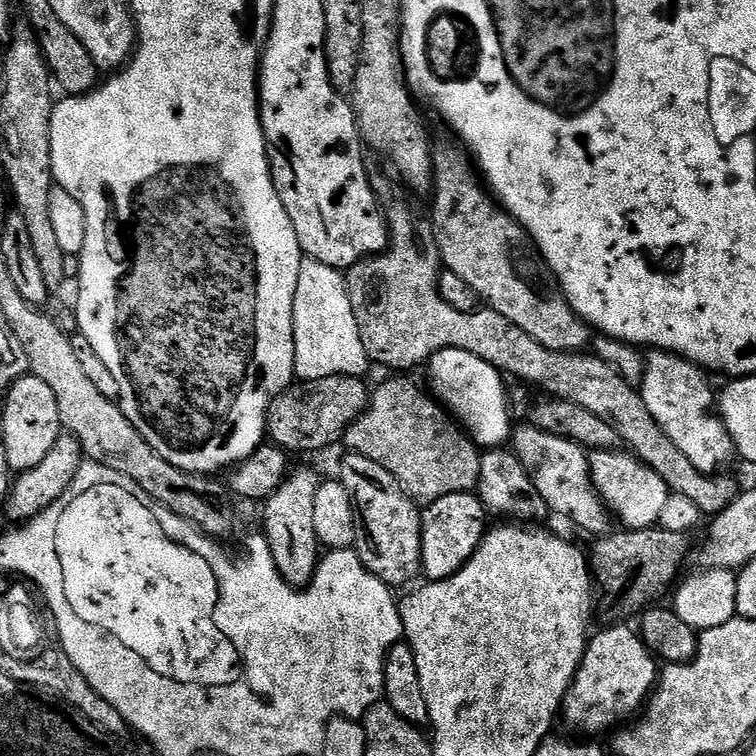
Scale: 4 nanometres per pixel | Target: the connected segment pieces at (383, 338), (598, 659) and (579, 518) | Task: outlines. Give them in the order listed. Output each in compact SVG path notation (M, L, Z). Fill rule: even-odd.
M375 154L365 159L364 169L370 190L388 225L388 247L376 256L360 260L354 267L347 269L346 287L362 346L373 365L416 368L419 364L420 367L427 365L433 354L447 348L466 350L482 358L482 362L497 368L505 377L517 376L520 379L518 381L525 385L533 389L541 388L544 391L541 393L557 400L583 406L590 410L590 414L602 418L602 422L614 426L623 447L636 459L650 466L650 470L654 470L654 474L666 482L669 493L677 492L682 494L682 498L690 498L690 502L698 506L701 514L721 512L730 504L738 494L735 482L725 474L694 470L678 446L674 446L658 422L654 422L639 391L621 378L609 364L583 351L546 350L542 342L534 342L530 334L518 330L518 326L497 312L459 312L454 310L454 306L446 306L436 285L436 279L442 271L440 258L427 243L424 245L420 241L416 216L408 201L409 189L389 171L385 161Z
M624 626L608 627L612 628L597 636L595 633L589 639L584 661L568 687L562 705L562 720L580 732L589 732L592 738L607 728L615 729L621 722L639 713L652 695L658 679L657 661L639 635L633 629L631 632L628 628L620 628Z
M527 422L521 424L521 428L520 425L513 427L510 433L510 451L526 470L530 482L534 482L534 490L538 490L542 502L546 502L549 513L553 517L561 516L562 519L569 520L574 527L581 528L591 538L612 535L614 517L608 507L601 503L600 496L592 485L589 453L579 444L538 430L538 426Z

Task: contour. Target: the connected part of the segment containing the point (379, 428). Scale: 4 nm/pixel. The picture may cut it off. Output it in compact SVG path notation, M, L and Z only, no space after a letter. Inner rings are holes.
M388 380L373 387L370 392L368 410L344 431L343 447L356 452L370 462L378 462L400 483L400 489L412 497L417 505L427 506L446 494L472 492L480 473L481 453L459 423L427 391L408 380Z

